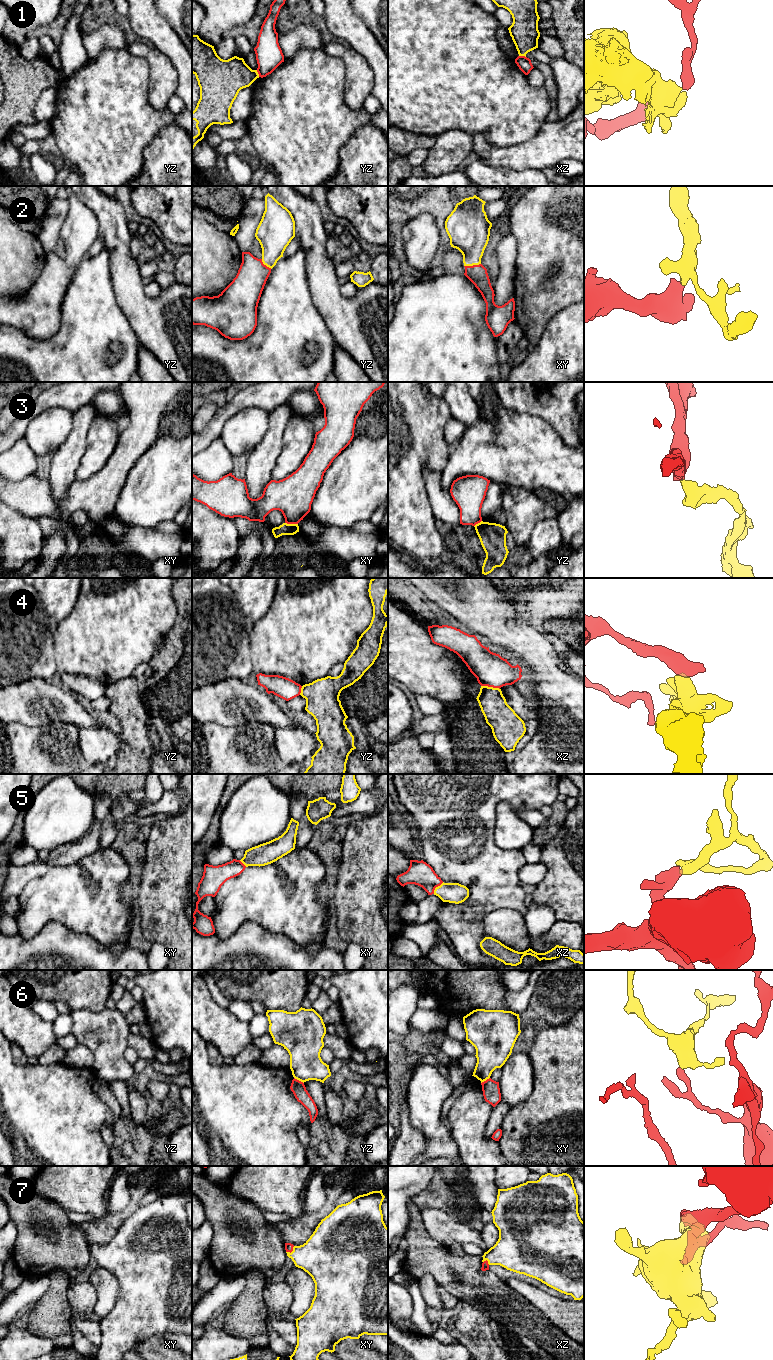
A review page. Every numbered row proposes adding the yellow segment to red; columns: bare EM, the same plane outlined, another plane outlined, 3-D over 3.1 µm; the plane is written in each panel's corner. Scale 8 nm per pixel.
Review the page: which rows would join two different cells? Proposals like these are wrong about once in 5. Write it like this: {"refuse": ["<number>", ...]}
{"refuse": ["1", "3", "4", "6"]}

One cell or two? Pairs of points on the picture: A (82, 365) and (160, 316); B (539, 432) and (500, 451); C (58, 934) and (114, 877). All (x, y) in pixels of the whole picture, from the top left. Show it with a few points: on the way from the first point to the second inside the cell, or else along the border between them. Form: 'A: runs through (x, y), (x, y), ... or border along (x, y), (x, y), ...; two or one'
A: border along (122, 312), (140, 343); two
B: runs through (529, 442), (522, 449), (510, 449); one
C: border along (42, 927), (62, 923), (87, 935); two

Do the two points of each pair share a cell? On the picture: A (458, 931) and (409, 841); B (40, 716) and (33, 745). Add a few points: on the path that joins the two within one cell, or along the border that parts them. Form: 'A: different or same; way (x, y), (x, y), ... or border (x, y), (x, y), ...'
A: different; border (415, 827), (418, 833), (421, 853)
B: different; border (61, 720), (39, 726), (25, 726), (15, 723)

